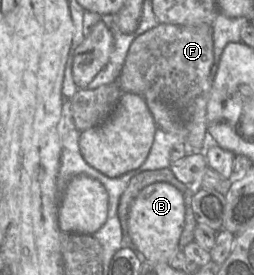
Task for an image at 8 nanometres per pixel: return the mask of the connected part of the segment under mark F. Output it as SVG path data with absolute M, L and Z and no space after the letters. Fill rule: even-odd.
M159 24L133 40L115 83L123 93L137 94L172 107L187 131L188 149L199 153L208 132L206 113L214 64L212 25Z

